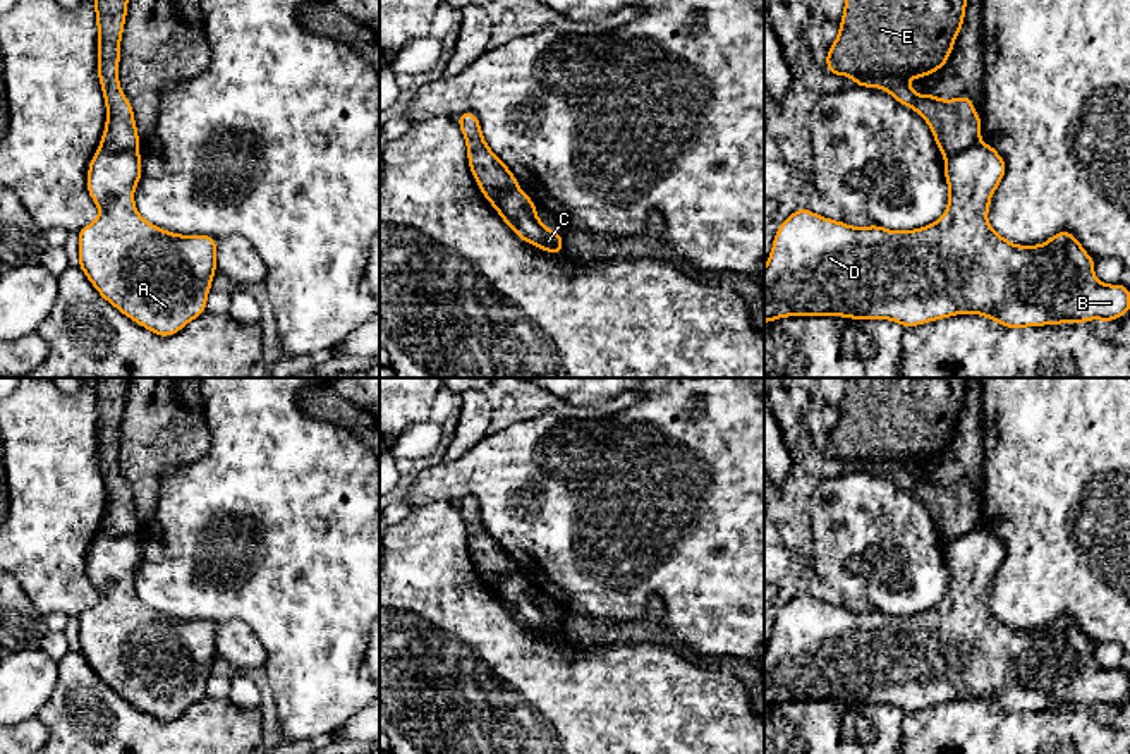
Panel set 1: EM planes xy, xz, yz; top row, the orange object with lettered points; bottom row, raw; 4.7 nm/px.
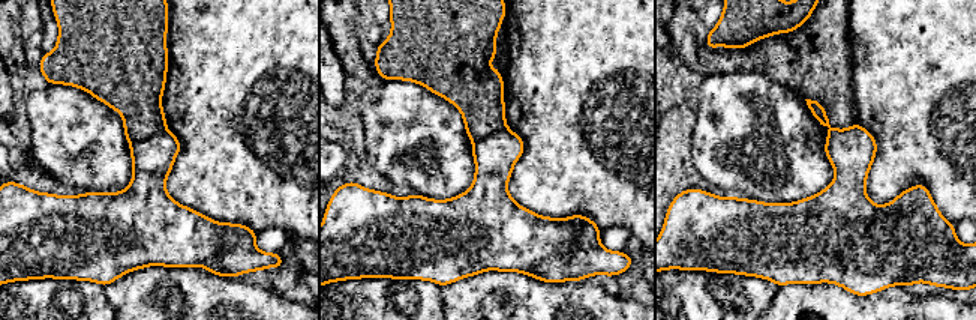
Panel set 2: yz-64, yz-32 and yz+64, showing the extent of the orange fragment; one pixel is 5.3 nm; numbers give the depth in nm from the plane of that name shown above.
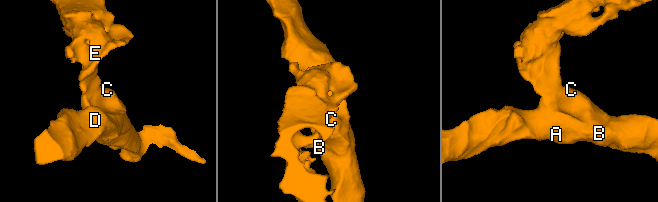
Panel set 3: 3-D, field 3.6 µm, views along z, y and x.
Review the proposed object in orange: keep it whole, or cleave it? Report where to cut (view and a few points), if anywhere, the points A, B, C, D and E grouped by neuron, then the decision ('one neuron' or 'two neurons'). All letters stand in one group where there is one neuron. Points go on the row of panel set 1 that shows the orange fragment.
cut xy (136, 146), (126, 152), (98, 152); groups A B C D / E; two neurons

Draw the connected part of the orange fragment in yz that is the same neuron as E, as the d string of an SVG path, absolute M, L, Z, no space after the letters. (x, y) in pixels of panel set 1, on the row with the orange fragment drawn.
M845 0L836 41L828 48L826 69L835 76L854 77L854 86L883 88L898 103L920 113L933 131L945 160L965 151L981 141L981 117L967 94L941 100L931 93L924 98L907 86L908 79L926 77L945 67L953 43L962 29L967 0Z

